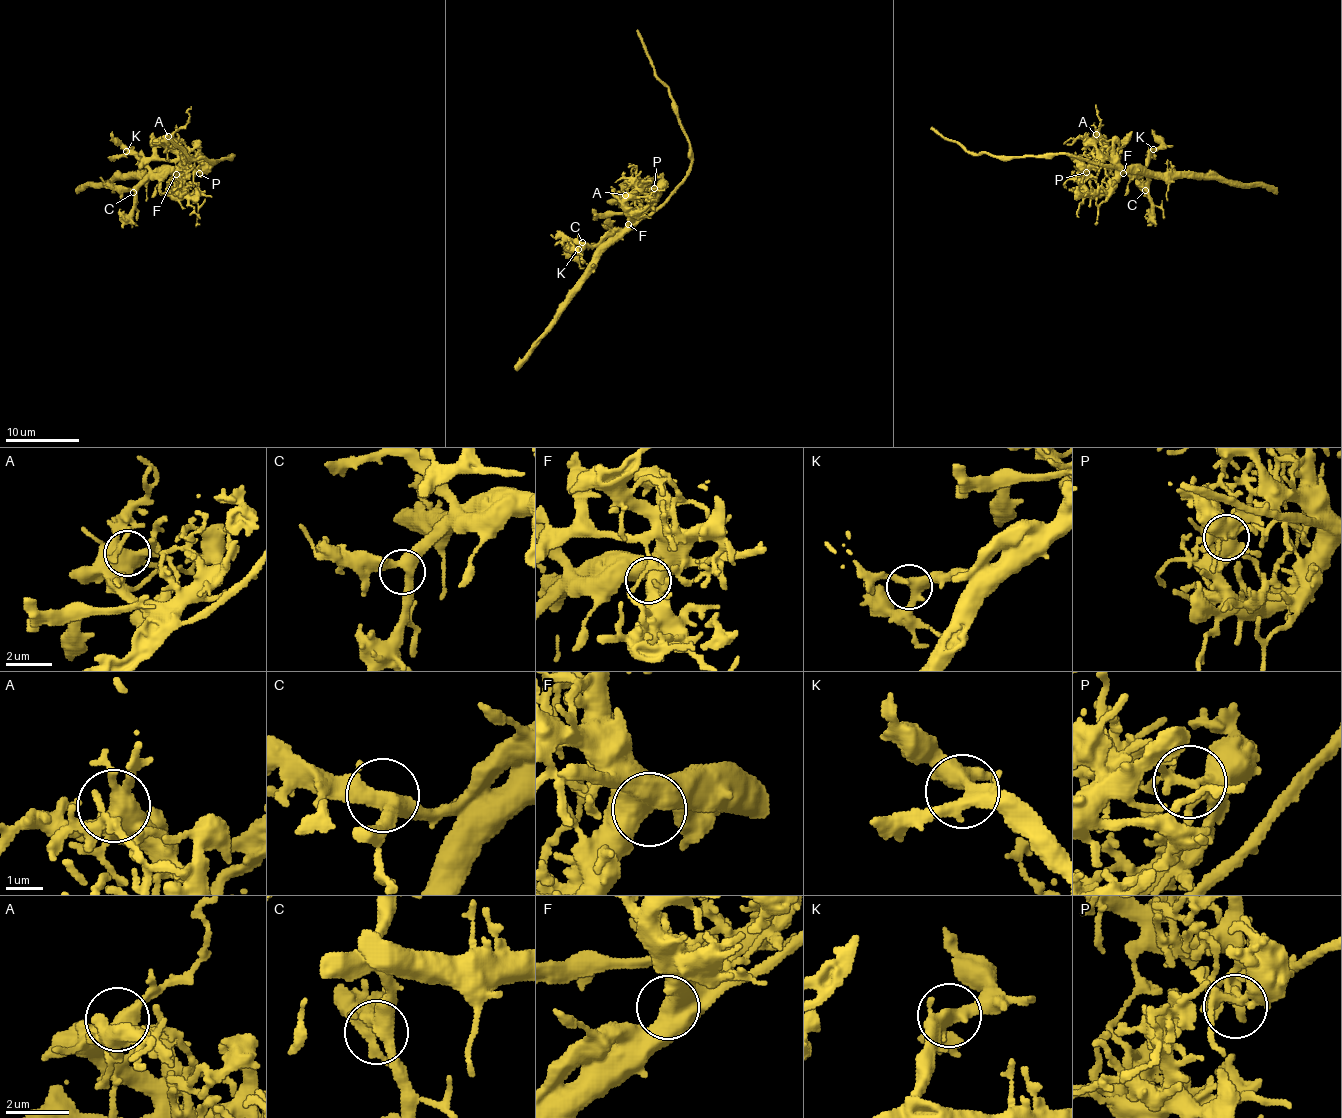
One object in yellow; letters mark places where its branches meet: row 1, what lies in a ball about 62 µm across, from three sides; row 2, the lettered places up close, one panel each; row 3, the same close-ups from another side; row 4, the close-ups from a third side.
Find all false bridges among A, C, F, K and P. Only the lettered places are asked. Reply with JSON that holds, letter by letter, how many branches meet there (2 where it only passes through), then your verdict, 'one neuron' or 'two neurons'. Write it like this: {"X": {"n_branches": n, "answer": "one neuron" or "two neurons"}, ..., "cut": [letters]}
{"A": {"n_branches": 5, "answer": "one neuron"}, "C": {"n_branches": 3, "answer": "one neuron"}, "F": {"n_branches": 2, "answer": "one neuron"}, "K": {"n_branches": 4, "answer": "one neuron"}, "P": {"n_branches": 5, "answer": "one neuron"}, "cut": []}

